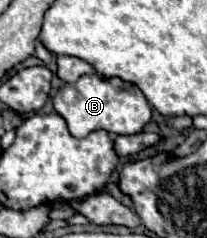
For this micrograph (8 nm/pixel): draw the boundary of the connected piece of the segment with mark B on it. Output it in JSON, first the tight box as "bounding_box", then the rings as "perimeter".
{"bounding_box":[54,74,152,138],"perimeter":[[[86,74],[74,84],[64,84],[54,96],[54,110],[66,120],[74,138],[84,138],[94,130],[106,130],[110,134],[138,134],[152,116],[152,108],[140,88],[122,82],[120,78],[102,80],[98,74]]]}

